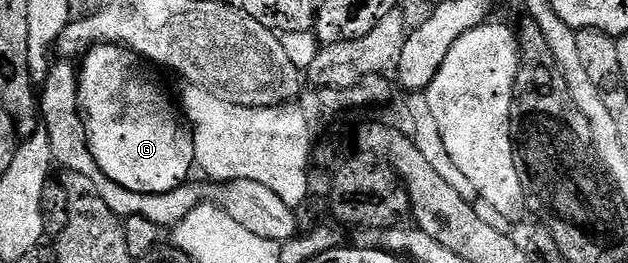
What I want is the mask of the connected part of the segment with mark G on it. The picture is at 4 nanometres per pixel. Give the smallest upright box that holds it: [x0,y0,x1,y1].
[77,43,195,195]

